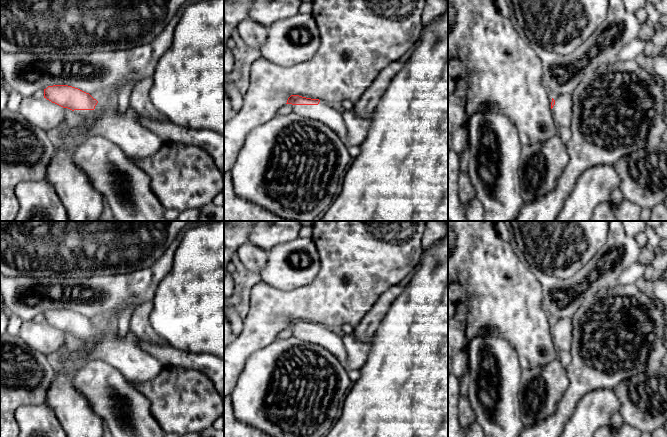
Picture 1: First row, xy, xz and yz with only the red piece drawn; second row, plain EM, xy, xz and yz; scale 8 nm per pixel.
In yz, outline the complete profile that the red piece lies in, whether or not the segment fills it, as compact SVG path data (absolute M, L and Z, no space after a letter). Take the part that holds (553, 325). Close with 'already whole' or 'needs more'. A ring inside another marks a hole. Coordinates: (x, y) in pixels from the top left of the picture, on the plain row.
M569 317L552 320L552 339L557 350L569 351L572 346L573 325Z; needs more

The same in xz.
M291 319L286 328L292 329L292 336L319 345L332 353L344 365L348 361L342 334L319 323L311 323L299 319Z; needs more

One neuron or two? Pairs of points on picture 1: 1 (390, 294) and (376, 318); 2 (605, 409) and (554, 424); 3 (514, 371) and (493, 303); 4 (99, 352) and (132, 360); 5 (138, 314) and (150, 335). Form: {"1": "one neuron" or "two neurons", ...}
{"1": "one neuron", "2": "two neurons", "3": "two neurons", "4": "one neuron", "5": "one neuron"}

